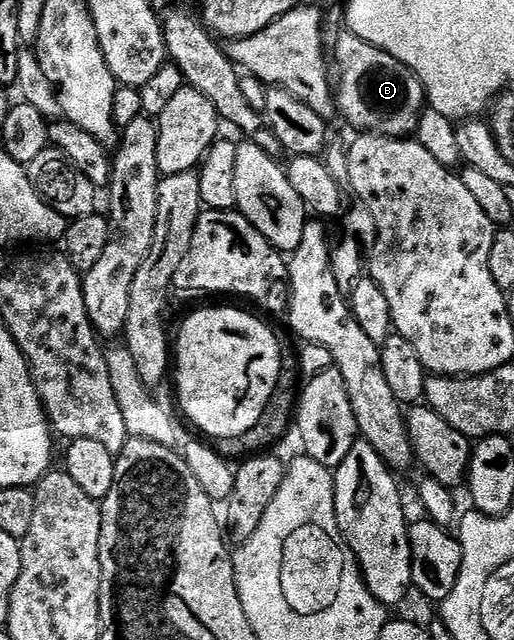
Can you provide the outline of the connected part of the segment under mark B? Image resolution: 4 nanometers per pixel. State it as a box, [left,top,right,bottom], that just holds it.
[335,32,425,138]

